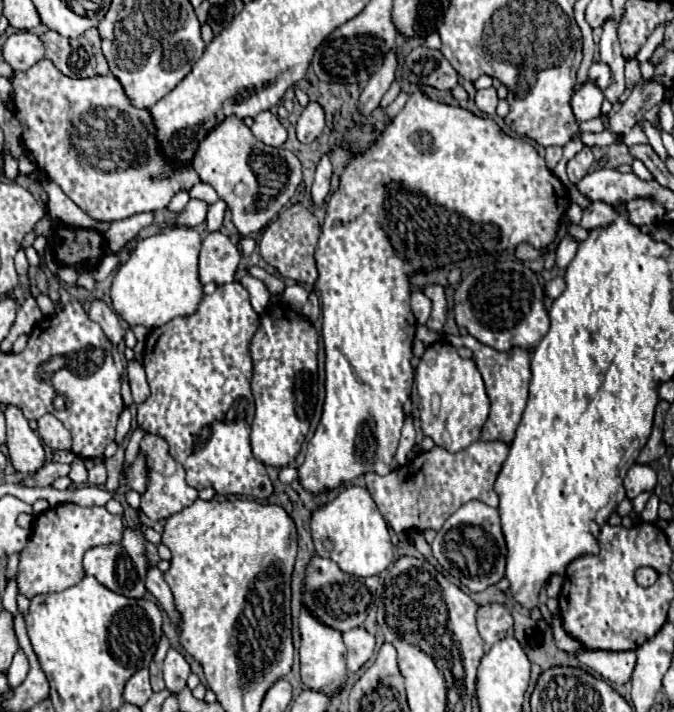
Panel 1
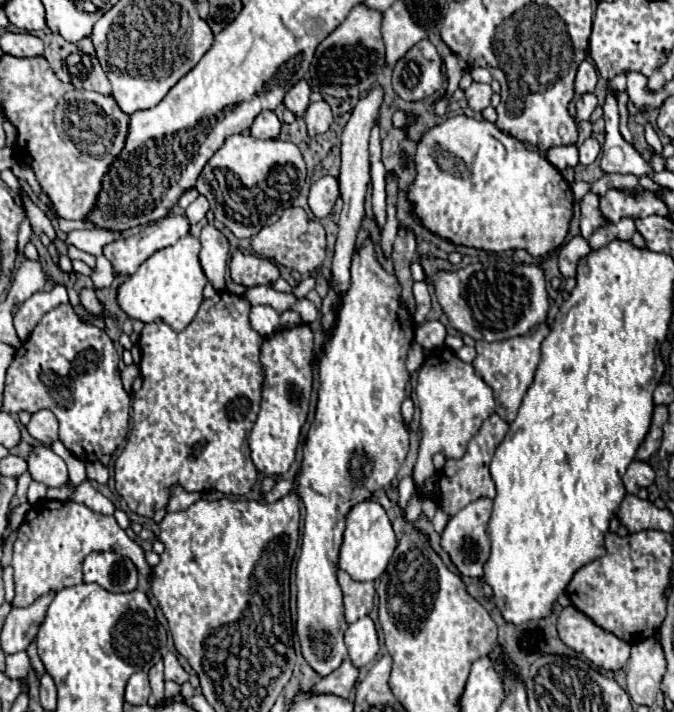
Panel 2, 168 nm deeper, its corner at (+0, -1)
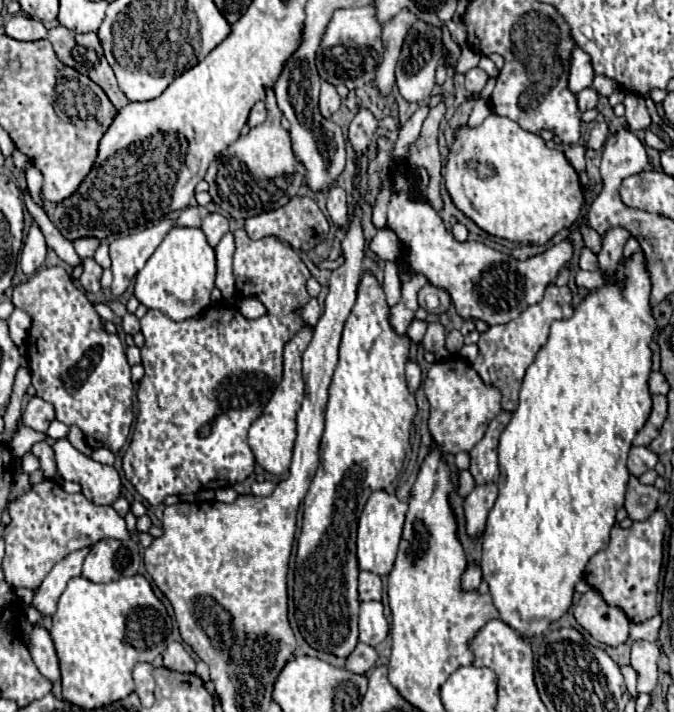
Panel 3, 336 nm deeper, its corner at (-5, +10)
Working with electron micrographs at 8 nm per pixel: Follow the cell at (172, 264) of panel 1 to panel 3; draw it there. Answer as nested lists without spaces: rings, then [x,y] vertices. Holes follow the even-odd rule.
[[[173,227],[135,277],[135,297],[149,309],[159,309],[173,321],[199,315],[215,287],[215,251],[197,227]]]

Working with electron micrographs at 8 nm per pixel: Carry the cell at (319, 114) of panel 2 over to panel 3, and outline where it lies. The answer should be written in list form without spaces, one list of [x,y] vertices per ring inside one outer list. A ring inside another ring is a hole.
[[[323,83],[321,85],[321,97],[319,97],[319,111],[325,119],[329,119],[341,105],[341,99],[335,91],[335,87],[331,83]]]

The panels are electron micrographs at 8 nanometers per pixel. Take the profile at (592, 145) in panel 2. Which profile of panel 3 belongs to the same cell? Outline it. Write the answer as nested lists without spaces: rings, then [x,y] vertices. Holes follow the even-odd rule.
[[[597,121],[595,125],[593,125],[593,129],[591,129],[591,133],[589,133],[589,141],[587,141],[587,149],[601,149],[603,145],[605,145],[605,141],[607,141],[607,135],[609,135],[609,127],[607,127],[607,123],[605,121]]]

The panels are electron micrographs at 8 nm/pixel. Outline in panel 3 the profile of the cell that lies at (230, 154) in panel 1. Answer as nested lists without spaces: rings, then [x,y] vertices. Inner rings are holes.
[[[267,89],[267,119],[265,123],[257,125],[255,129],[249,129],[247,135],[241,135],[233,145],[229,145],[225,151],[219,153],[219,157],[209,165],[205,181],[209,183],[209,195],[213,197],[213,203],[229,213],[233,219],[249,219],[259,213],[267,213],[273,209],[283,207],[289,199],[297,195],[301,185],[305,183],[305,167],[301,161],[297,161],[297,155],[293,153],[293,143],[289,137],[289,131],[281,127],[283,113],[277,107],[275,93]]]

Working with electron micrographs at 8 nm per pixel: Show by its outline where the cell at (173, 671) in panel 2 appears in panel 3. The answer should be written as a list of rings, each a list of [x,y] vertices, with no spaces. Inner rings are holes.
[[[177,641],[167,645],[167,649],[163,653],[163,665],[171,671],[177,671],[177,673],[195,673],[195,661],[183,649],[183,645]]]

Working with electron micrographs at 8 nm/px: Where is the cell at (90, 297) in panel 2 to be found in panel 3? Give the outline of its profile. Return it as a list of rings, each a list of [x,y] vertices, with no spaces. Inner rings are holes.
[[[93,257],[83,259],[83,275],[79,277],[79,283],[83,285],[85,291],[99,293],[101,291],[101,273],[103,273],[103,269],[101,269],[101,265]]]

